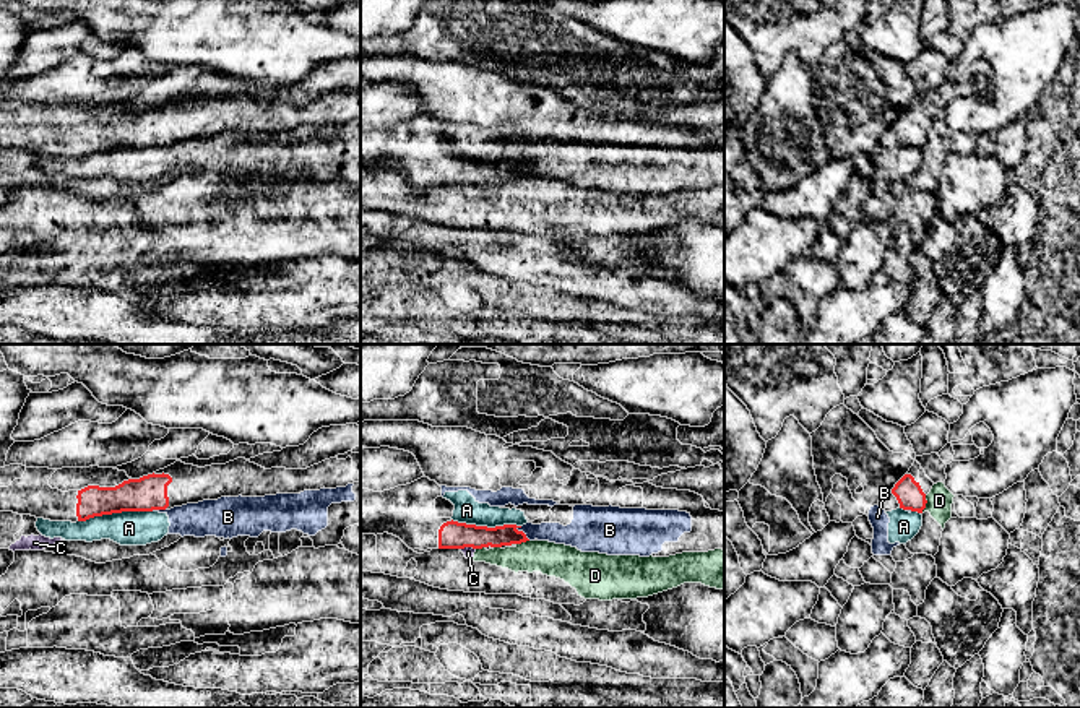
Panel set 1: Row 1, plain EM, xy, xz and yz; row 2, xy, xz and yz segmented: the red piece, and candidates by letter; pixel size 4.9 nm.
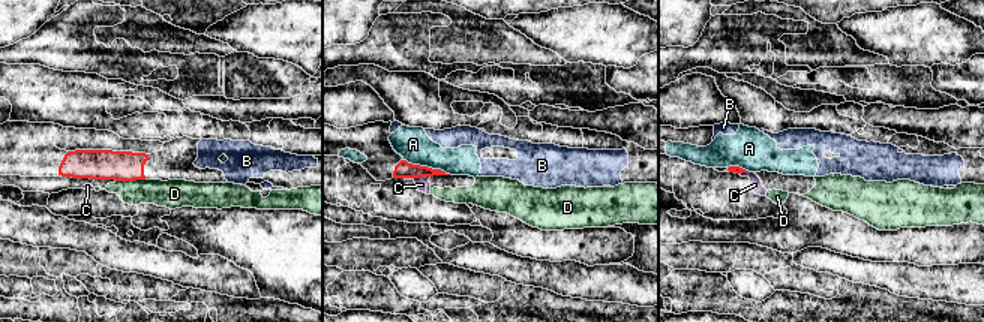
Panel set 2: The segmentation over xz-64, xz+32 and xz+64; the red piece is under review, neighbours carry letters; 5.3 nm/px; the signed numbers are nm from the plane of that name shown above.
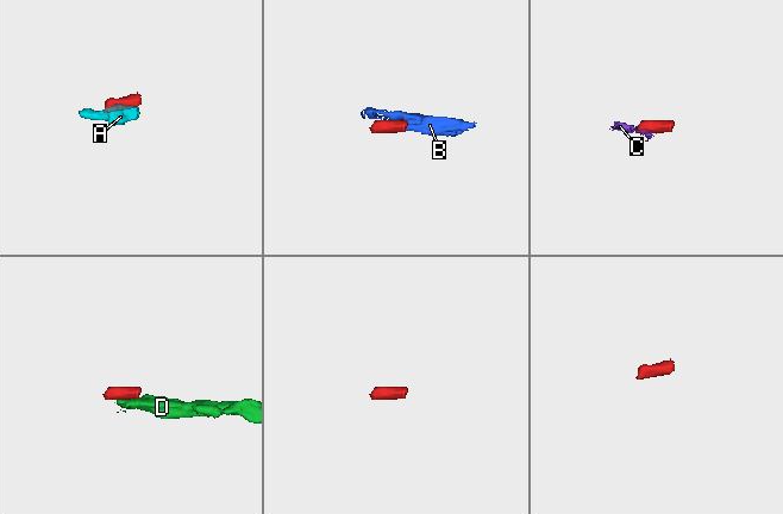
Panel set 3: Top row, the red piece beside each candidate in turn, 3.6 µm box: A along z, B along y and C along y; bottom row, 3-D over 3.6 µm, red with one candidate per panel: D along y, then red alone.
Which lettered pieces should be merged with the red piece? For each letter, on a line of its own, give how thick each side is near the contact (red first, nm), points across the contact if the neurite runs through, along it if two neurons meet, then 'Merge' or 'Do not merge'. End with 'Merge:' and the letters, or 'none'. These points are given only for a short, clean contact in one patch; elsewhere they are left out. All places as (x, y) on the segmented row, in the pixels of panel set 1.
A: Thickness 180 nm (red) against 180 nm. Boundary: xy (151, 510), (122, 510), (78, 522). Do not merge
B: Thickness 110 nm (red) against 120 nm. Boundary: xz (515, 528), (530, 539). Do not merge
C: Thickness 140 nm (red) against 50 nm. Boundary: xz (475, 548), (462, 549). Do not merge
D: Thickness 110 nm (red) against 170 nm. Boundary: xz (528, 539), (510, 544). Do not merge
Merge: none

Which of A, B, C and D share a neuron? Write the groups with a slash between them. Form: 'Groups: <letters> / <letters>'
Groups: A B / C D

